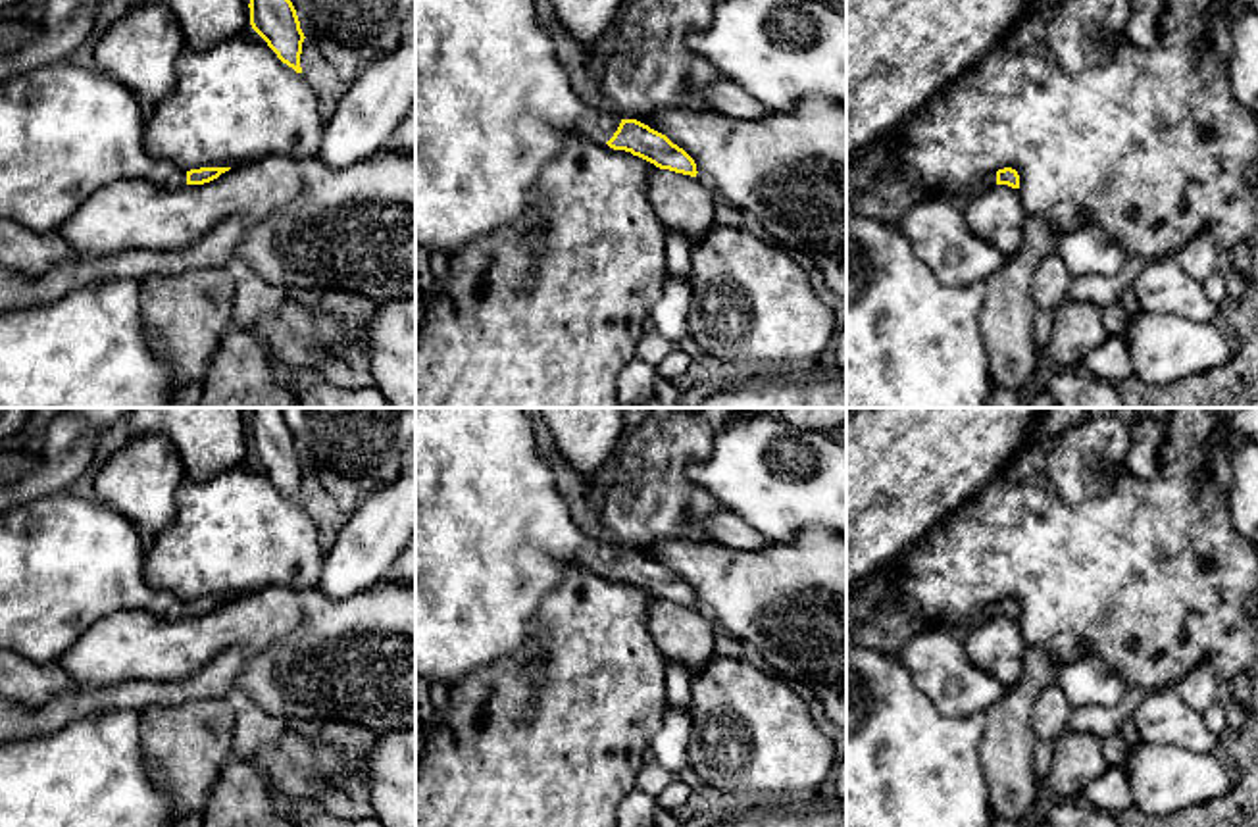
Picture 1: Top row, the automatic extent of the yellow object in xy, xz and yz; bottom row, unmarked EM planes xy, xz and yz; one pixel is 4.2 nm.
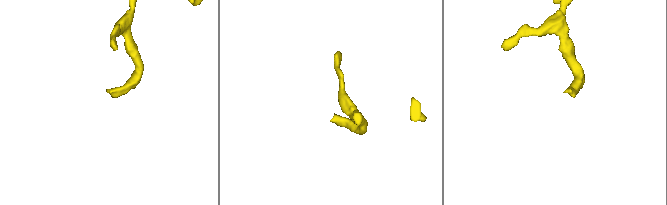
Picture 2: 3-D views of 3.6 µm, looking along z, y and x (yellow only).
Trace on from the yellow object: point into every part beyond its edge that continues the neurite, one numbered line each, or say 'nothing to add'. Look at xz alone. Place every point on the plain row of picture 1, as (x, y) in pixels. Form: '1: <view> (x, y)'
1: xz (493, 535)

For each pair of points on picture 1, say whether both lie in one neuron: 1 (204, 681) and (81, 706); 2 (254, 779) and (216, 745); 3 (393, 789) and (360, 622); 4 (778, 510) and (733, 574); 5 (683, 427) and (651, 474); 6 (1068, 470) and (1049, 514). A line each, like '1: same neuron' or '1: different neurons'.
1: same neuron
2: different neurons
3: different neurons
4: different neurons
5: same neuron
6: different neurons

